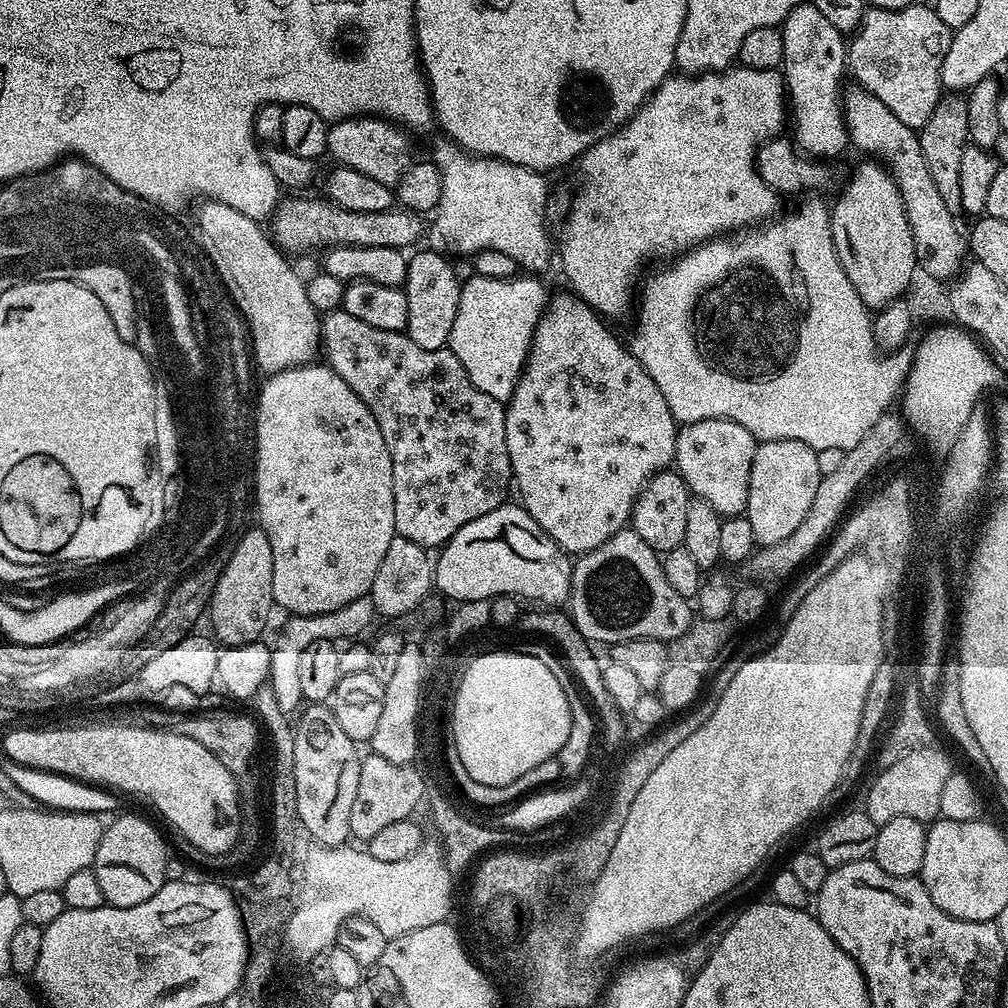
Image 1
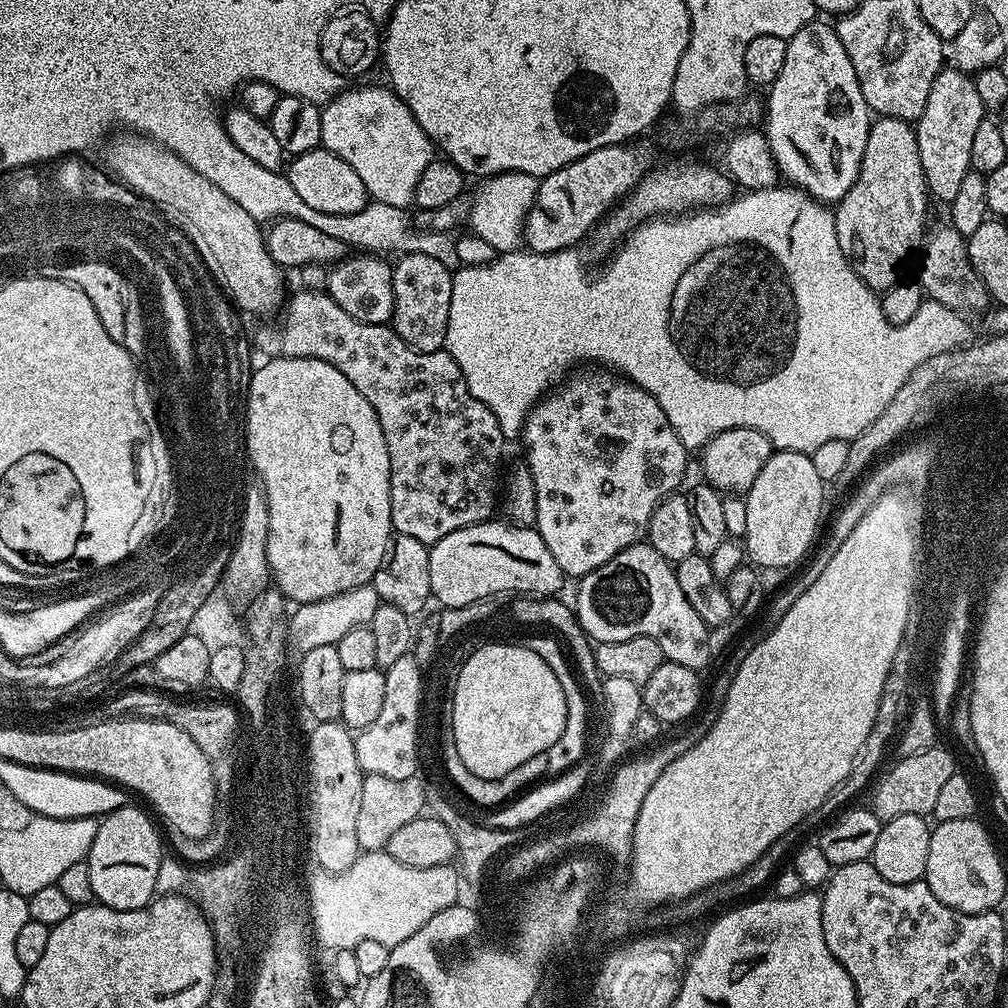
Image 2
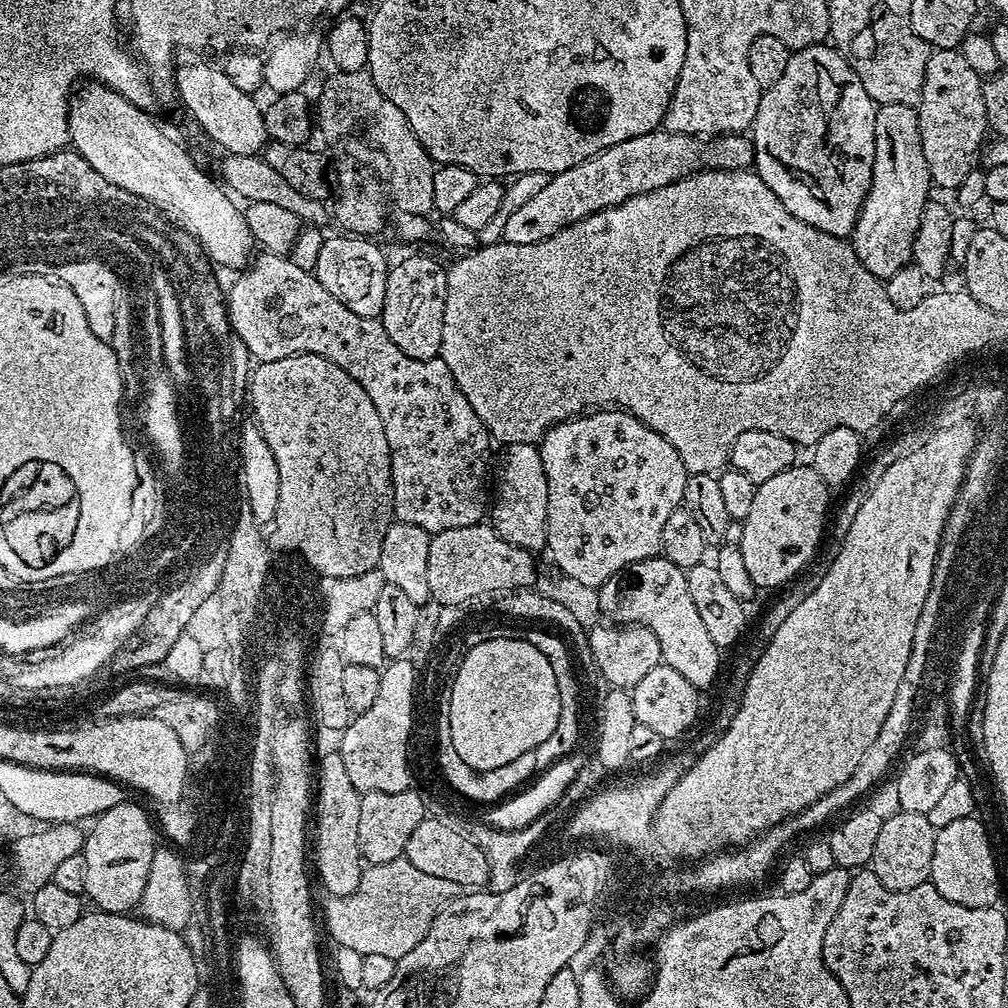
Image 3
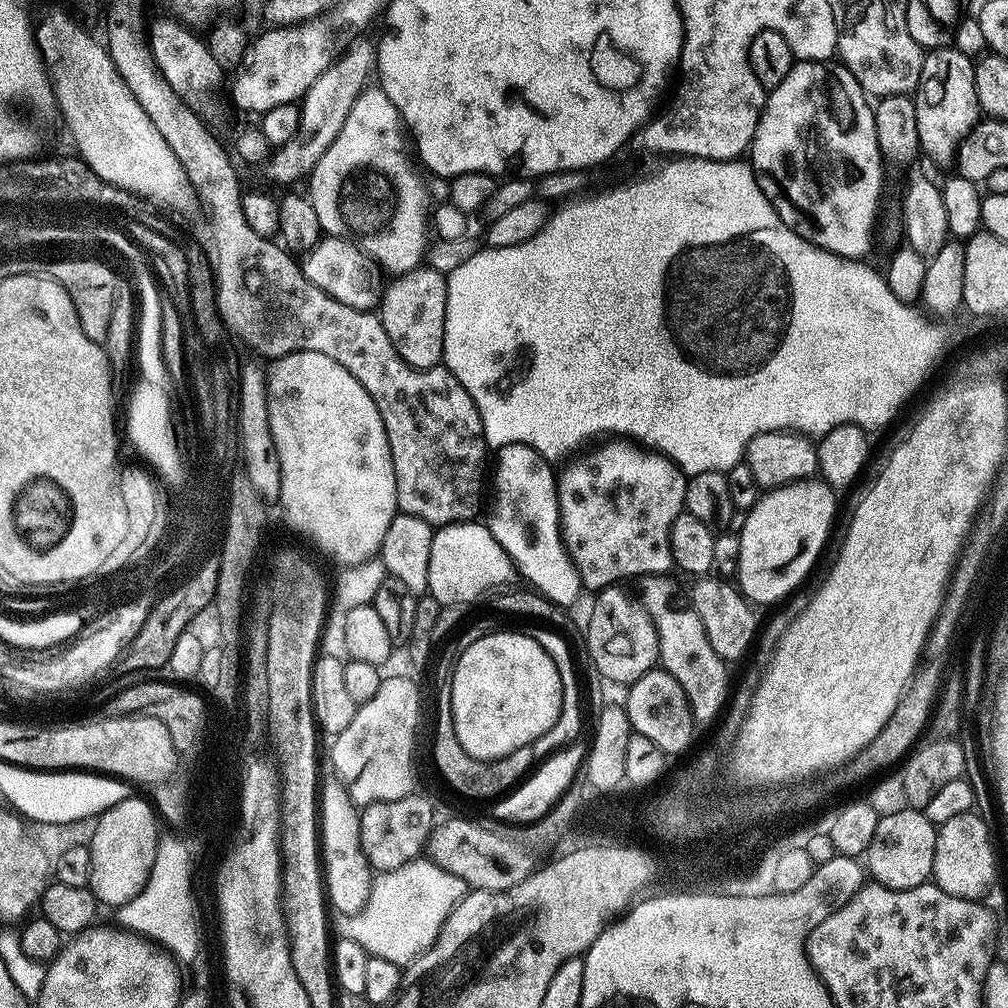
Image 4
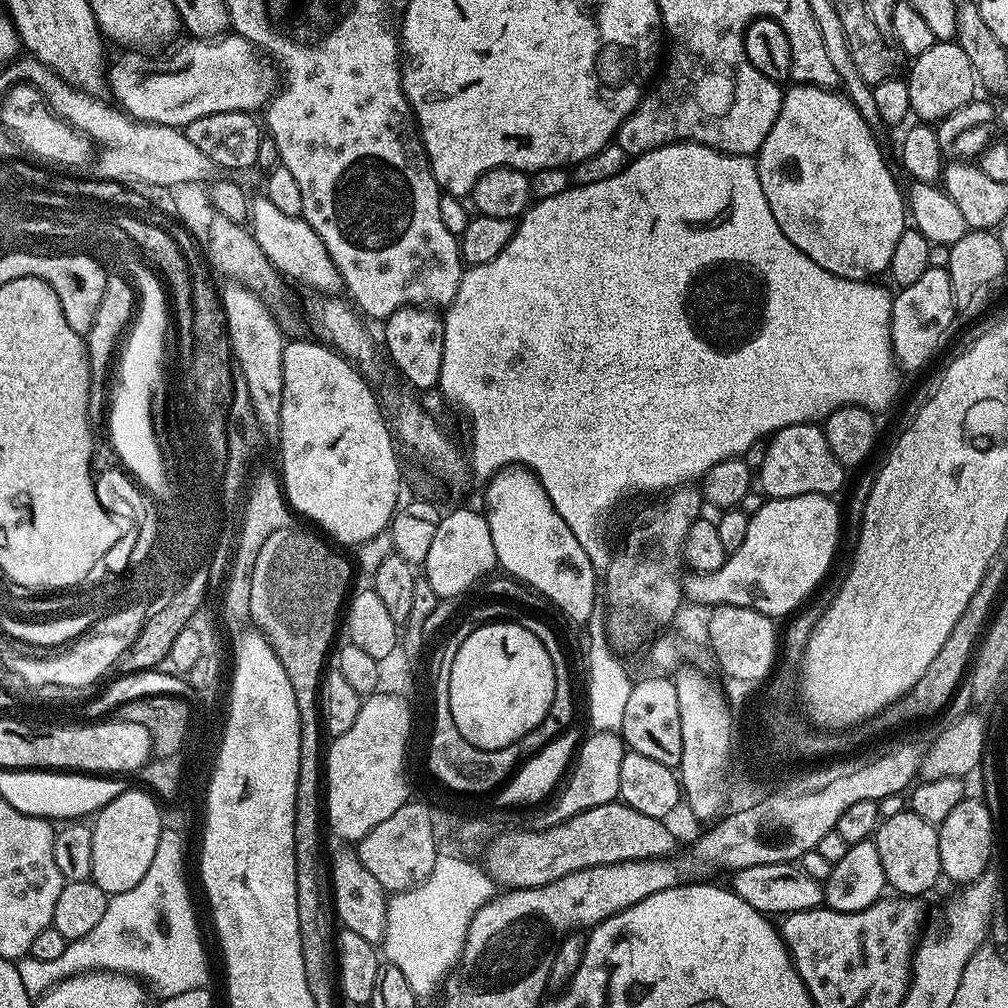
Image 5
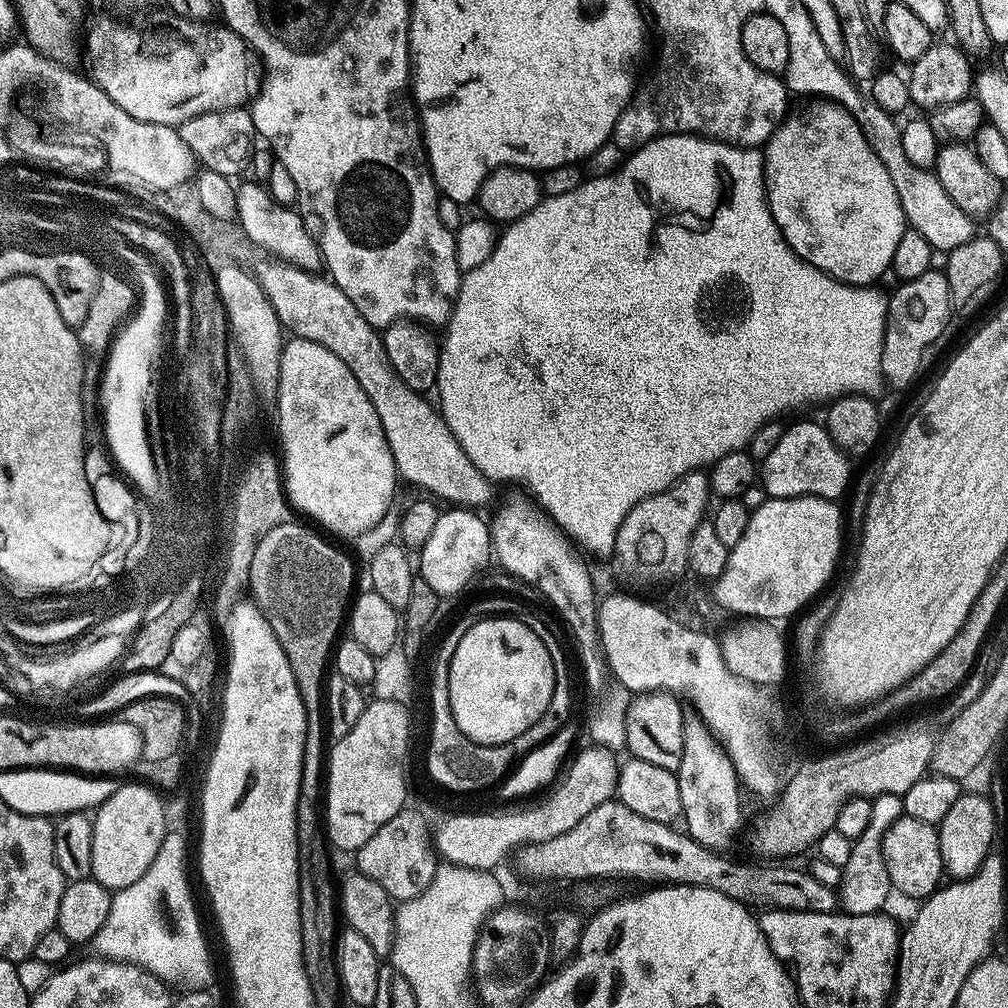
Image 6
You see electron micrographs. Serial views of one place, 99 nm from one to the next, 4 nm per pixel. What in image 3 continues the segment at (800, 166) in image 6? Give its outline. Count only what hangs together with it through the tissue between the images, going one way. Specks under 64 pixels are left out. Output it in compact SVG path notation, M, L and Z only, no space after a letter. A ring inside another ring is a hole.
M831 43L811 44L792 52L786 71L774 86L763 89L758 114L750 129L752 149L756 152L756 175L778 194L778 202L802 222L827 236L848 238L860 216L860 208L872 185L874 170L874 118L878 105L866 94L866 86Z

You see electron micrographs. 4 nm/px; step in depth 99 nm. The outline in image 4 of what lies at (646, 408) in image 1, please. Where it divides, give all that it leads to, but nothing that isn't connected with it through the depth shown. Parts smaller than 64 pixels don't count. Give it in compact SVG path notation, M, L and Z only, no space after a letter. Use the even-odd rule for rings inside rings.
M610 442L604 450L597 456L586 461L585 464L576 464L568 472L560 474L559 483L559 501L560 501L560 526L563 529L564 543L568 547L568 552L572 556L572 561L580 570L583 587L588 590L599 590L601 588L610 588L619 585L621 582L628 582L631 576L643 578L645 576L655 576L657 574L668 574L673 571L672 551L670 550L670 532L674 518L685 511L684 499L686 498L686 486L689 477L685 476L680 468L672 461L665 459L659 453L650 450L643 450L633 446L628 442Z

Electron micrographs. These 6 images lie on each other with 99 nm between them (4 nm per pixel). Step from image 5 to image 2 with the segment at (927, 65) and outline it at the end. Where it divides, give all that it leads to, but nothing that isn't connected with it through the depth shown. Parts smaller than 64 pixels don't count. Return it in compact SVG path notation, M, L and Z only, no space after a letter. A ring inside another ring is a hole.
M947 66L932 80L932 89L924 100L924 109L920 112L920 121L915 121L916 141L918 142L918 158L922 158L924 180L928 183L928 191L944 202L950 202L957 196L966 174L972 171L972 155L974 134L978 126L986 119L986 109L976 89L975 79L969 73L961 72L955 66Z

